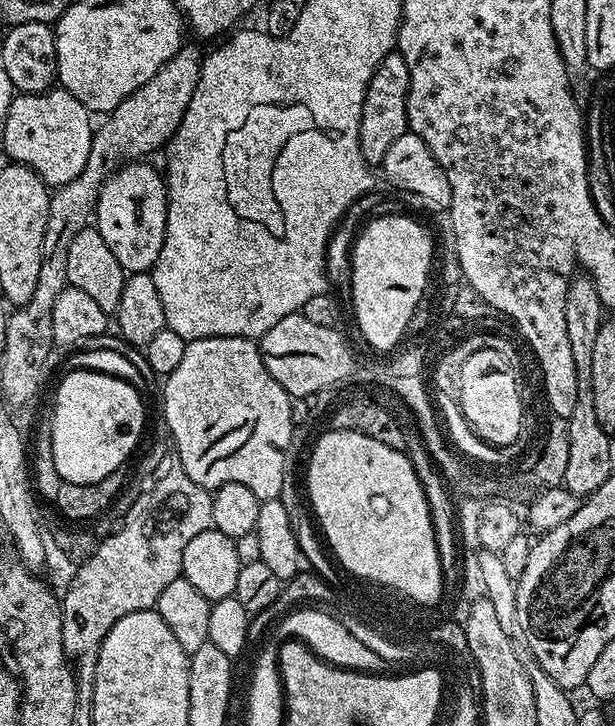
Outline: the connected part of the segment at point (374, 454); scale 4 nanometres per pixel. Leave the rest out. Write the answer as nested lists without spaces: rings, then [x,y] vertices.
[[[331,430],[325,432],[325,436],[313,446],[312,457],[308,460],[308,488],[306,487],[306,496],[310,501],[310,508],[314,513],[315,523],[322,533],[331,555],[338,561],[339,567],[344,567],[353,577],[359,573],[364,573],[364,576],[384,581],[386,586],[402,588],[404,592],[410,594],[413,605],[438,603],[440,595],[446,591],[446,585],[440,559],[438,558],[438,542],[434,538],[434,522],[431,521],[430,506],[426,502],[426,494],[422,490],[422,482],[418,482],[418,474],[414,474],[414,466],[410,466],[410,462],[404,452],[399,452],[390,446],[386,446],[386,442],[382,442],[378,438],[370,438],[366,434],[358,434],[357,432],[334,432]]]

